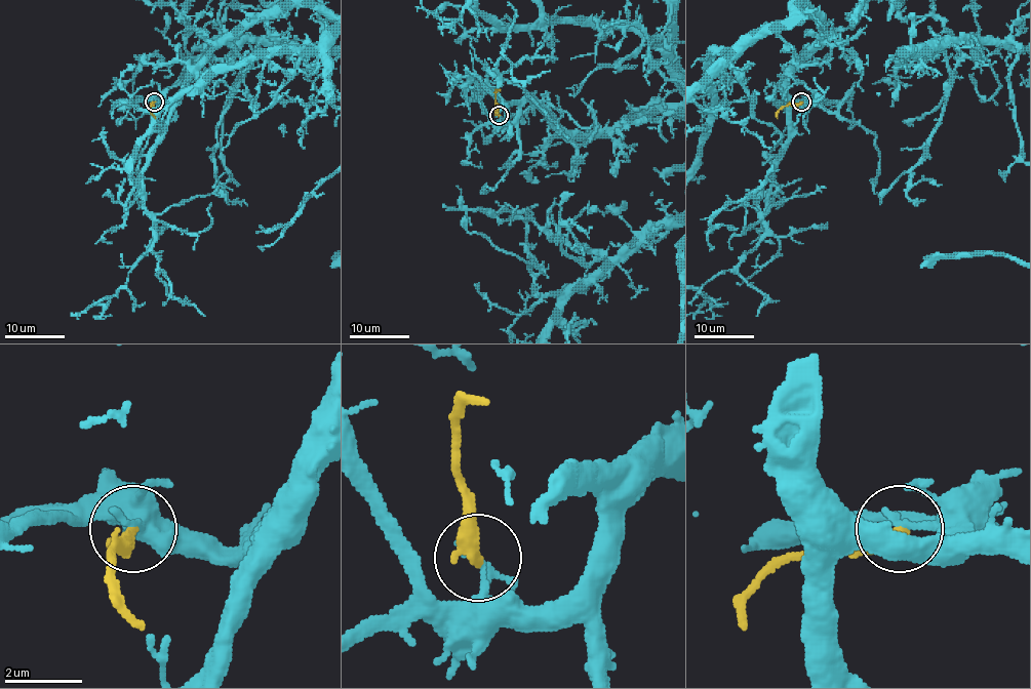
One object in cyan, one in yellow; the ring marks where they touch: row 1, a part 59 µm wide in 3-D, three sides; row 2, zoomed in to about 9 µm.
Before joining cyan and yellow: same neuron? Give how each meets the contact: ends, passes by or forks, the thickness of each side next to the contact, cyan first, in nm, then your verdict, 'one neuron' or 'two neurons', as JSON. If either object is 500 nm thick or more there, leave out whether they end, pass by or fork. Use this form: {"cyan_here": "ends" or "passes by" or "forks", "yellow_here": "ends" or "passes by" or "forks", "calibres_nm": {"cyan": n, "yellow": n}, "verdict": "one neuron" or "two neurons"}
{"cyan_here": "ends", "yellow_here": "ends", "calibres_nm": {"cyan": 220, "yellow": 480}, "verdict": "two neurons"}

